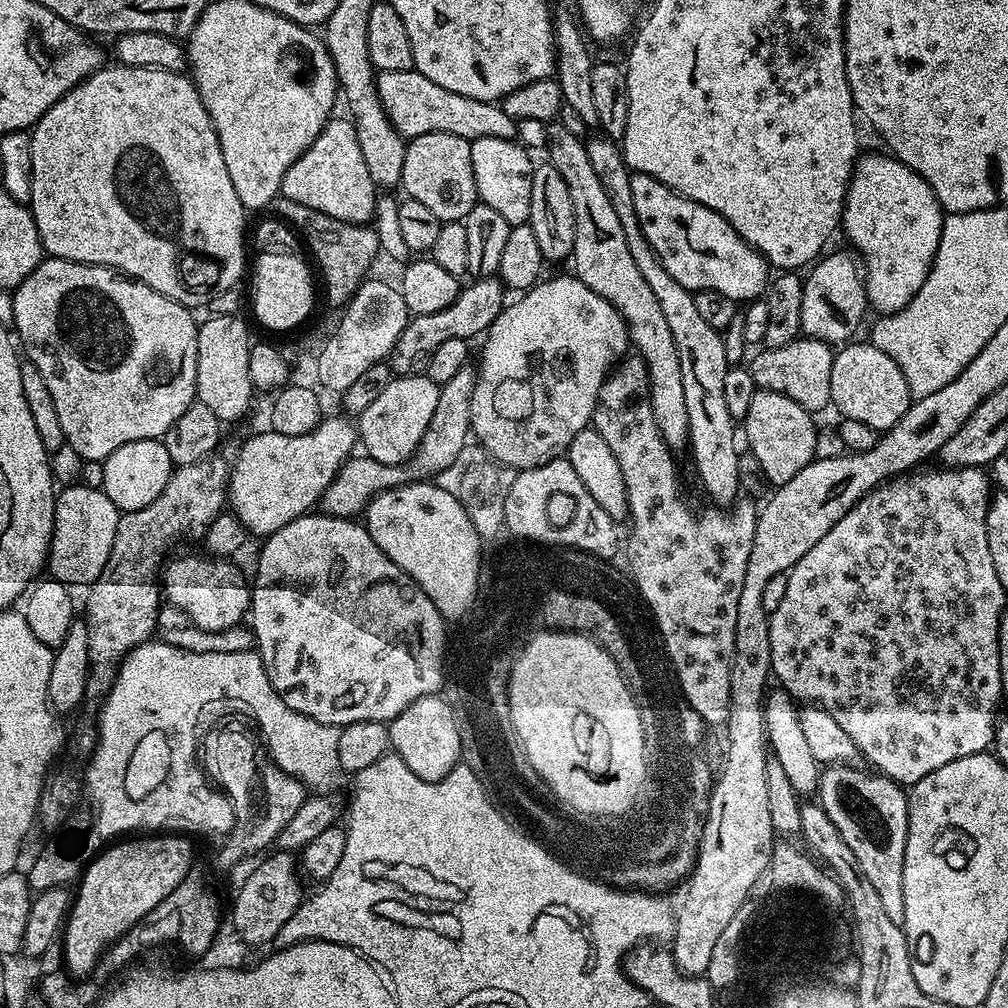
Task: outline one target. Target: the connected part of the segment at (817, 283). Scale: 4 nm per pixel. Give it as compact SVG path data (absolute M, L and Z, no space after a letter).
M830 252L821 255L807 269L808 276L803 277L800 330L805 337L820 340L829 346L840 346L855 337L852 335L859 330L864 311L869 311L870 305L864 292L864 277L857 257L847 256L844 252Z

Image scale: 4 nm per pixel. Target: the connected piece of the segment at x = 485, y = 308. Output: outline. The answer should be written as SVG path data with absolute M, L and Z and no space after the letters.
M482 276L473 279L472 284L465 283L461 287L458 298L446 306L446 310L438 310L438 314L422 314L412 316L408 325L402 330L398 342L392 347L390 365L396 376L419 376L427 369L430 354L442 346L450 338L462 338L471 341L472 336L479 337L487 333L488 327L498 318L498 314L506 307L506 289L496 276Z

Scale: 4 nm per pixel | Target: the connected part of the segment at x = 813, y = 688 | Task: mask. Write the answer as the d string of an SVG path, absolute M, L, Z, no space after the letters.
M936 466L933 472L924 472L925 470L916 470L911 474L905 474L899 478L893 478L878 488L872 489L867 496L863 496L851 510L842 517L835 526L826 534L826 538L821 538L819 542L814 542L814 546L810 546L810 550L806 550L806 554L802 554L802 558L798 558L798 562L786 573L788 581L786 582L786 595L782 597L782 603L778 605L778 610L770 613L768 625L770 626L770 654L772 655L772 676L780 679L779 687L787 692L793 700L797 702L811 702L820 708L824 708L829 712L830 717L842 726L842 730L846 730L850 738L856 743L859 755L865 760L868 759L873 769L877 773L889 776L901 786L911 786L918 783L922 778L926 778L926 774L930 774L934 770L938 770L942 766L946 766L946 762L954 762L958 758L966 758L970 754L978 754L985 751L991 745L992 737L996 735L996 725L998 723L998 715L996 711L1002 706L1002 676L999 673L999 618L1006 607L1006 590L1002 586L1002 582L998 582L998 574L994 574L994 558L990 558L990 545L986 543L986 510L988 509L988 501L990 499L990 487L988 488L988 480L990 484L990 476L983 467L976 468L948 468Z

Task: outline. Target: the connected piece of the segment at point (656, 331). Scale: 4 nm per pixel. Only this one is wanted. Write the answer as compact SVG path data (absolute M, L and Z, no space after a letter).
M561 122L548 124L547 142L544 147L547 161L565 179L570 202L573 203L575 240L571 259L574 274L584 285L589 286L599 297L606 298L622 314L627 322L629 343L644 360L648 368L648 383L651 386L651 410L658 423L659 432L668 447L678 452L688 442L686 400L683 397L682 372L678 363L677 347L674 346L670 326L663 317L654 290L638 271L630 248L625 240L625 231L618 214L607 197L602 182L595 176L587 157L581 137L577 137Z

